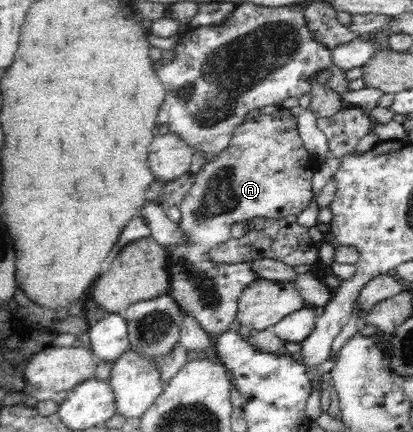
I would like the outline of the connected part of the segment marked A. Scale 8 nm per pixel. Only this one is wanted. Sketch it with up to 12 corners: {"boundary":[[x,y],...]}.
{"boundary":[[285,108],[248,118],[196,174],[167,291],[216,338],[259,279],[215,264],[231,226],[311,200],[317,162]]}

